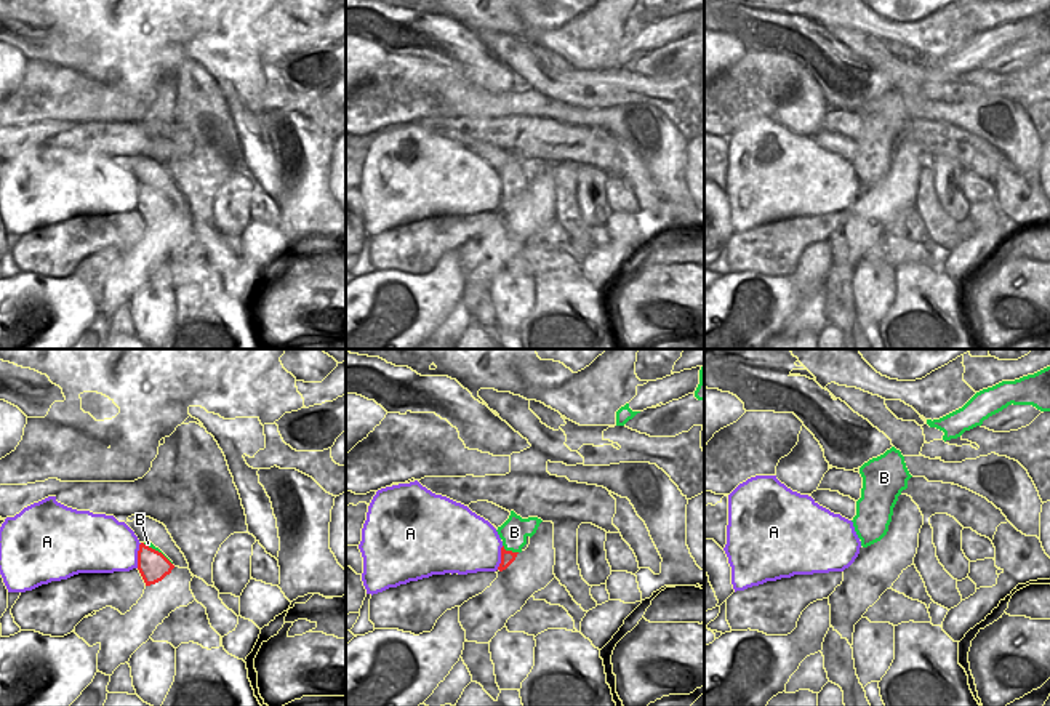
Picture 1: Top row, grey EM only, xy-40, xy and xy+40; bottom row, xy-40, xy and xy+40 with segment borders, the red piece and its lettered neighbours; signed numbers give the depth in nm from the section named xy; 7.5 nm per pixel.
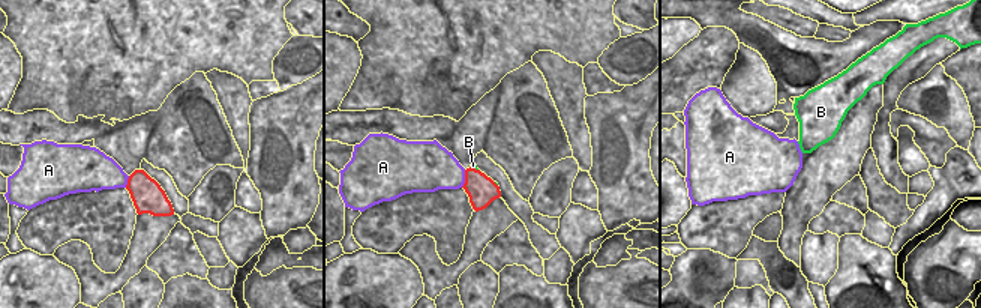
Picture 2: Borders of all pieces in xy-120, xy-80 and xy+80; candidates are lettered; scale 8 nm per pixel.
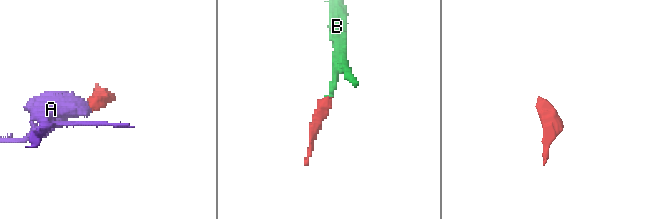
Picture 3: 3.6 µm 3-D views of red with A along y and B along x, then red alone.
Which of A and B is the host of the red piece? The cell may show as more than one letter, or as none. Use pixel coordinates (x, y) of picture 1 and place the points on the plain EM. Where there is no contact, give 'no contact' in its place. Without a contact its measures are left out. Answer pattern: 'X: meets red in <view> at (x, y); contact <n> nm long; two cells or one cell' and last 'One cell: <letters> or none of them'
A: meets red in xy-40 at (138, 197); contact 200 nm long; two cells
B: meets red in xy at (509, 192); contact 140 nm long; one cell
One cell: B

